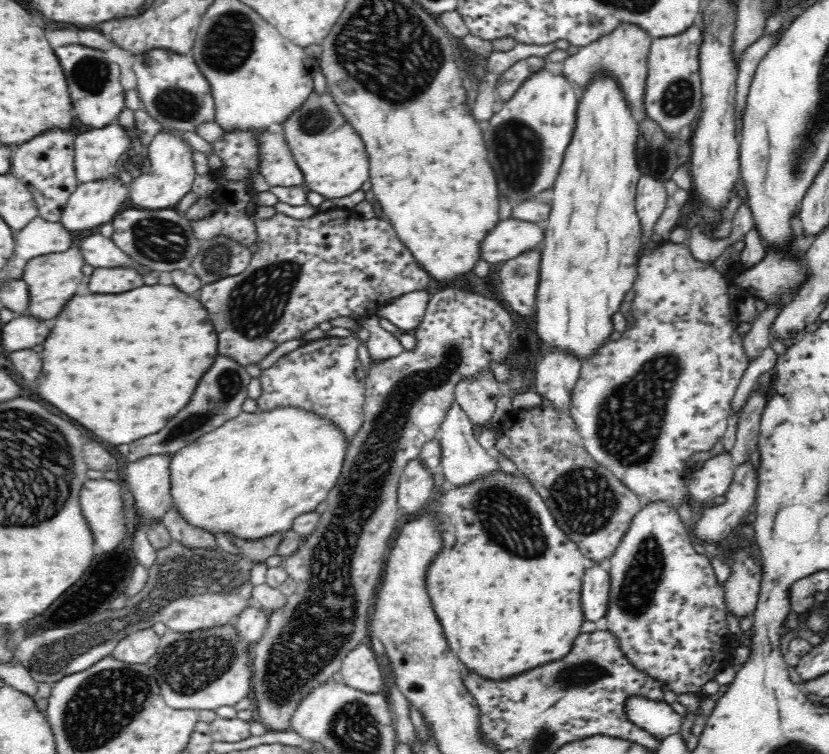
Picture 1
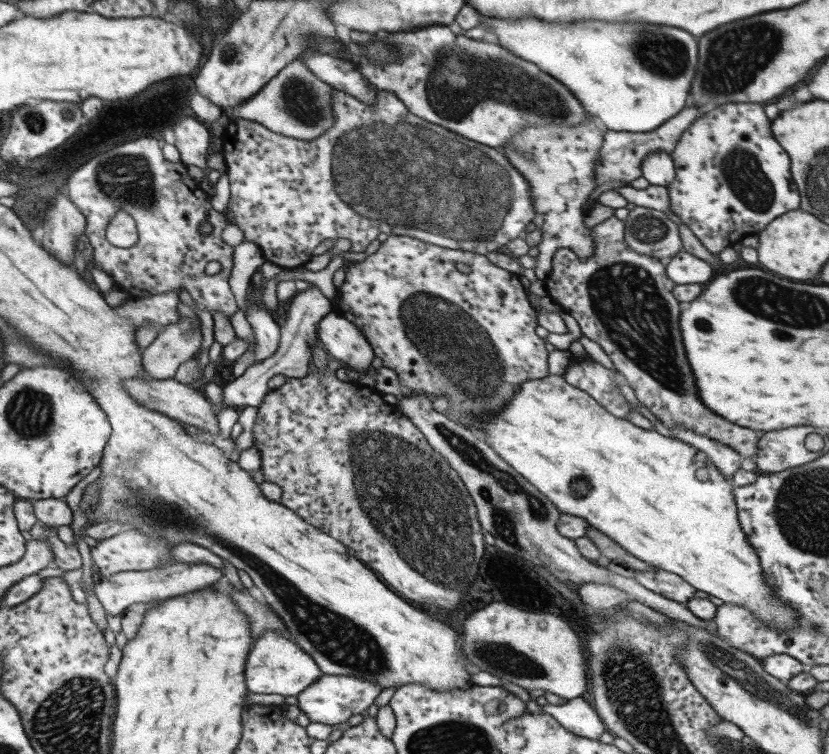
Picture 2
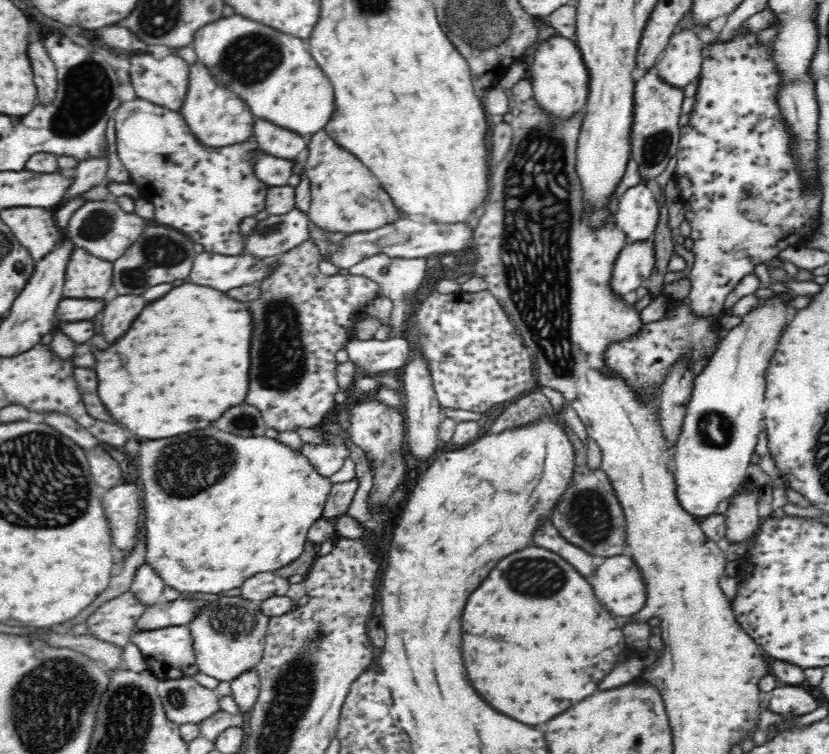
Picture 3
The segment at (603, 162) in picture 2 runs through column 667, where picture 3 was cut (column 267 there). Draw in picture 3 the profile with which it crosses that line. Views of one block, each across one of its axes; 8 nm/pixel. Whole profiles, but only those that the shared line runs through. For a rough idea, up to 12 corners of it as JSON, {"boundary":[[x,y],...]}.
{"boundary":[[255,119],[253,134],[260,150],[295,159],[306,136]]}

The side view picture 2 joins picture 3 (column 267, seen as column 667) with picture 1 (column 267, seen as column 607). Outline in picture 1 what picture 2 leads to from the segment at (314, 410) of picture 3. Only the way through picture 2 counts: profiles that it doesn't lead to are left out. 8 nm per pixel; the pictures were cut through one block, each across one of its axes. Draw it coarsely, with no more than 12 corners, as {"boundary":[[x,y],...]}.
{"boundary":[[385,217],[254,219],[246,270],[198,296],[258,366],[430,273]]}

